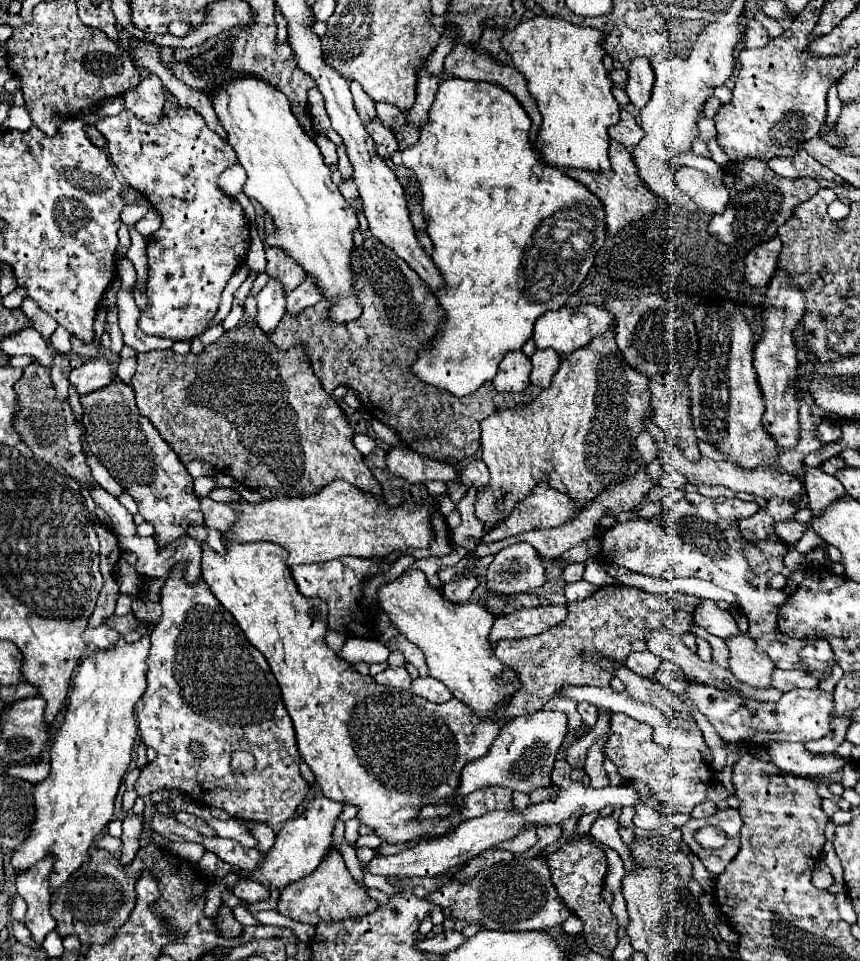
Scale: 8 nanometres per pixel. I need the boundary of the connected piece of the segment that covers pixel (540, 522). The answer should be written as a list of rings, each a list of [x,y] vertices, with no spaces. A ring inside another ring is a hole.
[[[541,481],[531,493],[529,497],[525,497],[521,503],[517,503],[517,507],[507,515],[507,519],[501,523],[501,527],[495,527],[491,531],[487,531],[481,539],[481,543],[493,543],[493,541],[501,541],[531,529],[547,529],[547,527],[557,527],[563,525],[567,521],[571,521],[575,515],[579,515],[579,511],[575,509],[575,503],[571,497],[567,497],[565,493],[559,493],[551,487],[547,487],[547,481]]]

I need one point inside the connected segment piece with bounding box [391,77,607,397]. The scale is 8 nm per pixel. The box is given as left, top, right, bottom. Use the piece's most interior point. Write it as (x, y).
(512, 238)

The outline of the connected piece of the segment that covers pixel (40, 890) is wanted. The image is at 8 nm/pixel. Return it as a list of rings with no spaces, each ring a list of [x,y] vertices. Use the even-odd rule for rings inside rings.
[[[47,857],[45,861],[35,863],[31,869],[17,875],[17,893],[27,903],[25,927],[31,931],[31,939],[41,945],[45,935],[55,929],[55,919],[49,915],[49,899],[51,899],[51,885],[49,873],[53,867],[53,859]]]

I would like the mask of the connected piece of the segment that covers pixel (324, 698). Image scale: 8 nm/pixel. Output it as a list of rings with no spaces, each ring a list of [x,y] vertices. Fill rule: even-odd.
[[[235,543],[227,545],[225,555],[219,555],[211,547],[203,545],[201,571],[203,581],[211,587],[211,593],[217,597],[217,601],[235,617],[253,647],[257,647],[265,655],[279,683],[285,709],[293,719],[299,753],[313,771],[321,793],[331,801],[355,805],[359,809],[357,819],[363,825],[371,827],[373,833],[389,845],[447,835],[465,819],[481,817],[489,811],[513,811],[511,791],[507,787],[485,787],[469,793],[469,797],[465,799],[457,799],[455,795],[465,763],[487,755],[491,743],[499,735],[501,725],[479,719],[459,699],[437,705],[411,691],[383,687],[375,683],[371,675],[359,675],[353,665],[339,659],[337,653],[325,645],[327,603],[323,603],[321,599],[307,599],[299,595],[295,581],[291,581],[285,559],[287,551],[283,547],[275,547],[273,543]],[[439,803],[447,803],[459,809],[459,821],[455,821],[455,815],[433,817],[423,821],[423,825],[427,827],[421,827],[421,821],[417,819],[419,811],[425,805]]]

